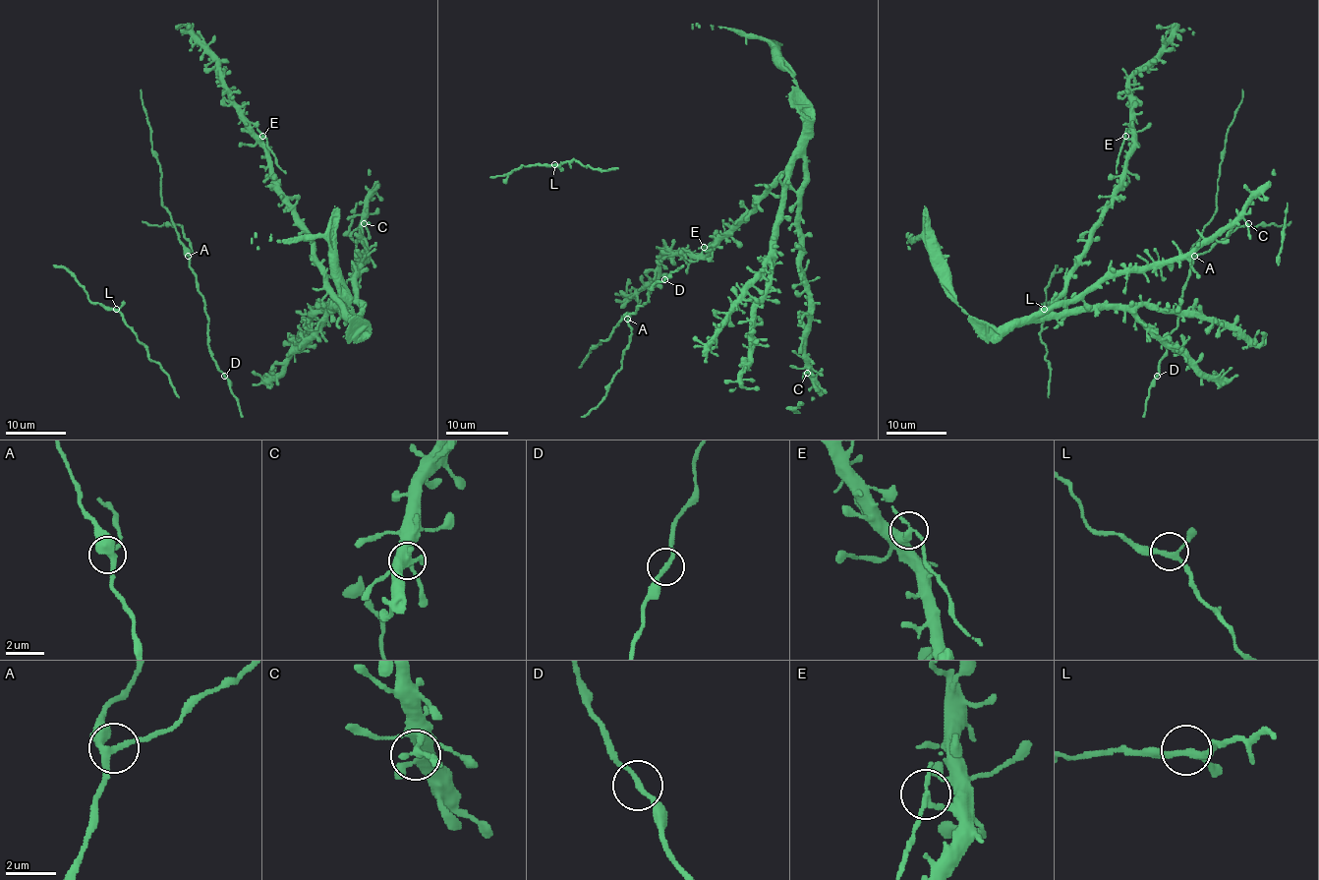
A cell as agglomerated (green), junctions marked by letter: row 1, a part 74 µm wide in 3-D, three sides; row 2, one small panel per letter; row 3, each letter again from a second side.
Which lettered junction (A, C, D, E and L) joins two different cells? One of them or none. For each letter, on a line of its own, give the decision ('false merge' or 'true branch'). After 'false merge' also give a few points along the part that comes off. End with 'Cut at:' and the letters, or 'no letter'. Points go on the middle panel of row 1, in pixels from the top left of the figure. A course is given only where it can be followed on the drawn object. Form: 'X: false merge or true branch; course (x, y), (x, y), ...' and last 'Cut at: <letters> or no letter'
A: true branch
C: true branch
D: true branch
E: false merge; course (703, 247), (718, 239), (728, 239)
L: true branch
Cut at: E

